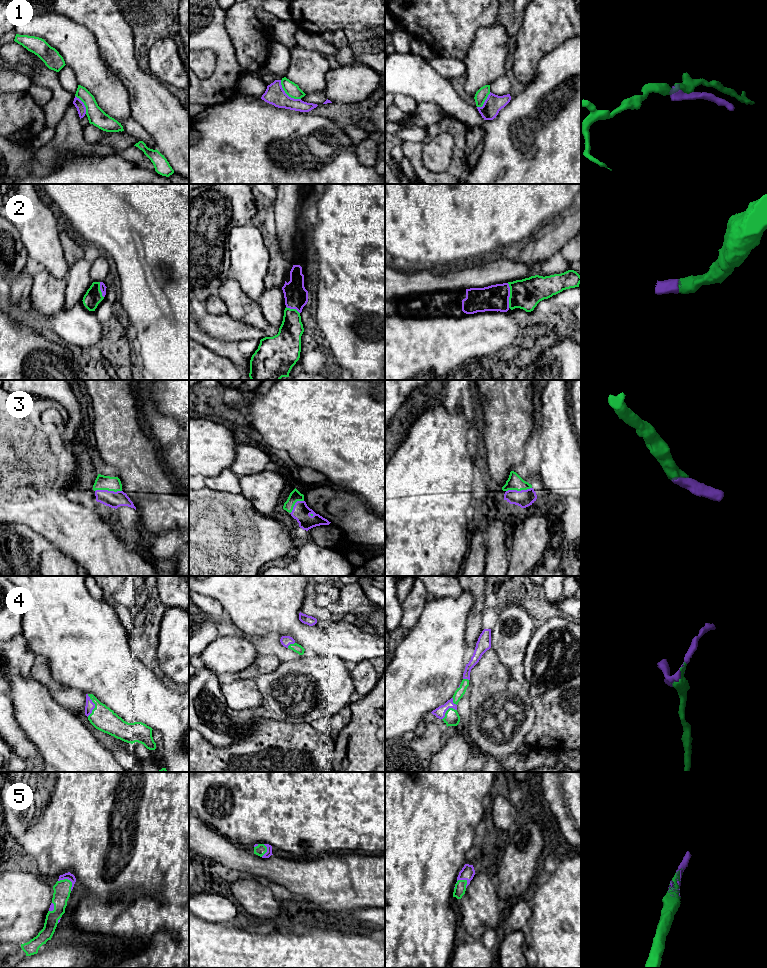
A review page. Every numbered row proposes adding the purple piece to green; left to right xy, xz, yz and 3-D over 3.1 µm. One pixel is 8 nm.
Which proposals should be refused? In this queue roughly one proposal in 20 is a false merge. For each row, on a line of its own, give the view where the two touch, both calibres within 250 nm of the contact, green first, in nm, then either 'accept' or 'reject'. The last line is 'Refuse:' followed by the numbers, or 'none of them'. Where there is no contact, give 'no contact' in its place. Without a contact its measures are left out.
1: meets green in xz; 110 nm thick on the green side, 160 nm on the other; reject
2: meets green in yz; 240 nm thick on the green side, 200 nm on the other; accept
3: meets green in xy; 120 nm thick on the green side, 130 nm on the other; accept
4: meets green in xy; 190 nm thick on the green side, 70 nm on the other; accept
5: meets green in xy; 140 nm thick on the green side, 60 nm on the other; accept
Refuse: 1

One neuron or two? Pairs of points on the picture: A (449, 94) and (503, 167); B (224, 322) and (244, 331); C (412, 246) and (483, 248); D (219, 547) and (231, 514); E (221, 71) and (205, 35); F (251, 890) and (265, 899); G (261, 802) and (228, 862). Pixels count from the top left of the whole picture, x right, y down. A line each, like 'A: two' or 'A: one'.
A: one
B: one
C: one
D: one
E: one
F: one
G: two

